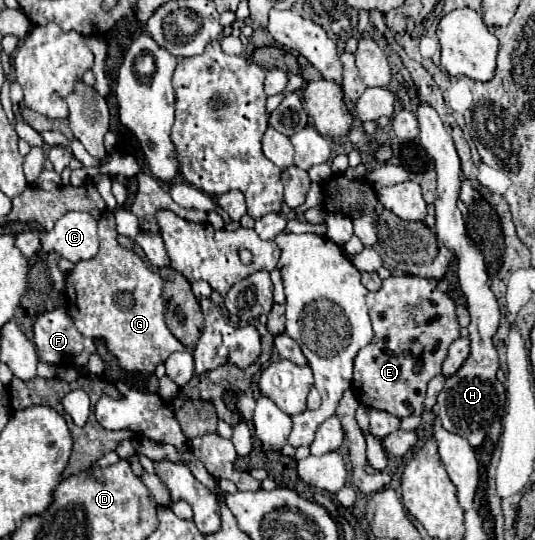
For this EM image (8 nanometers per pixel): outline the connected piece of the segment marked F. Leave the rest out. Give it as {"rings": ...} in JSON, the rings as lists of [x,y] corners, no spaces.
{"rings":[[[65,308],[39,314],[33,332],[39,358],[51,364],[73,364],[81,368],[95,352],[95,342],[79,334]]]}

